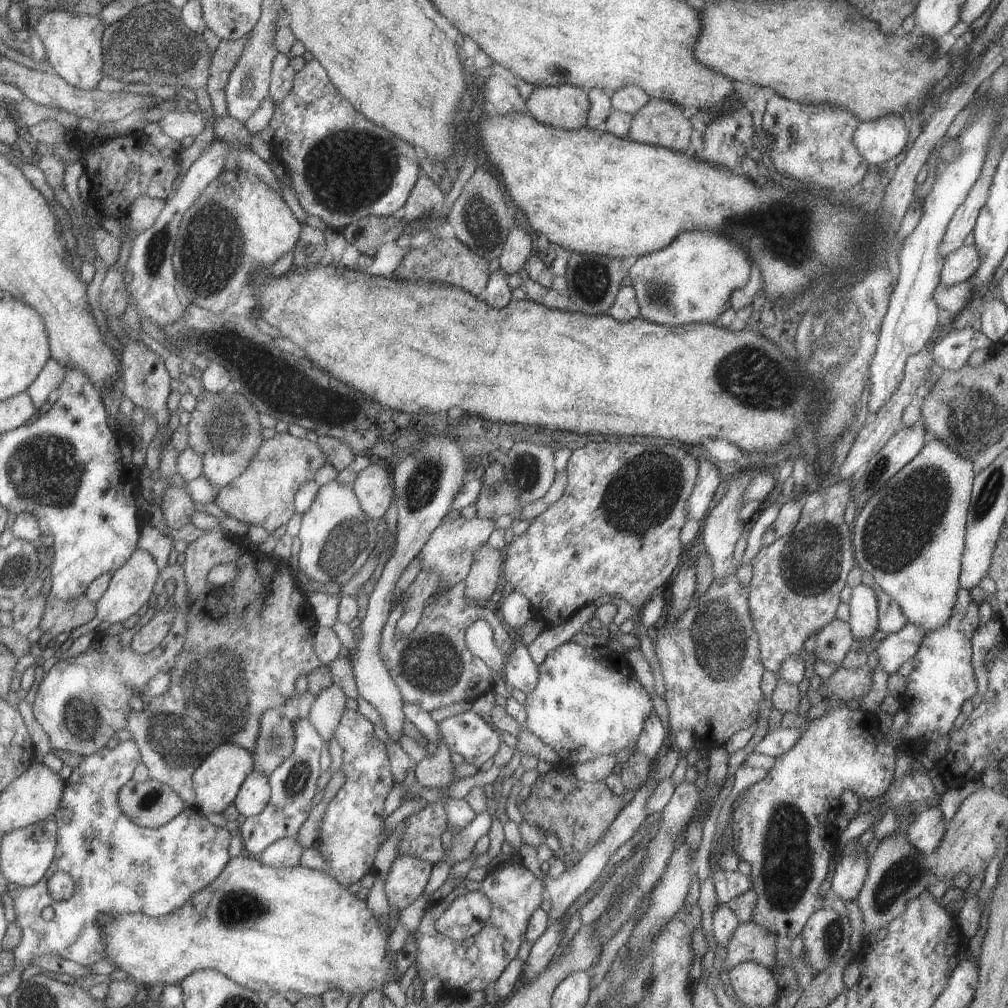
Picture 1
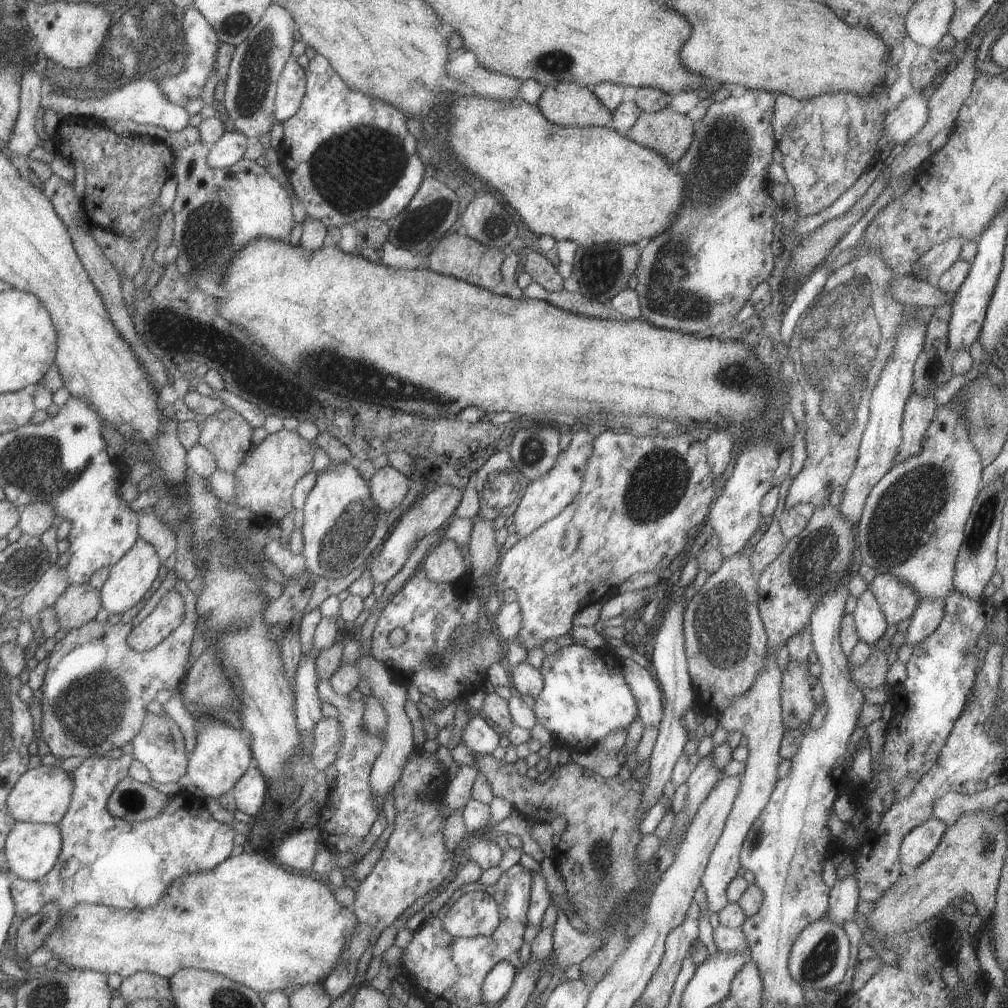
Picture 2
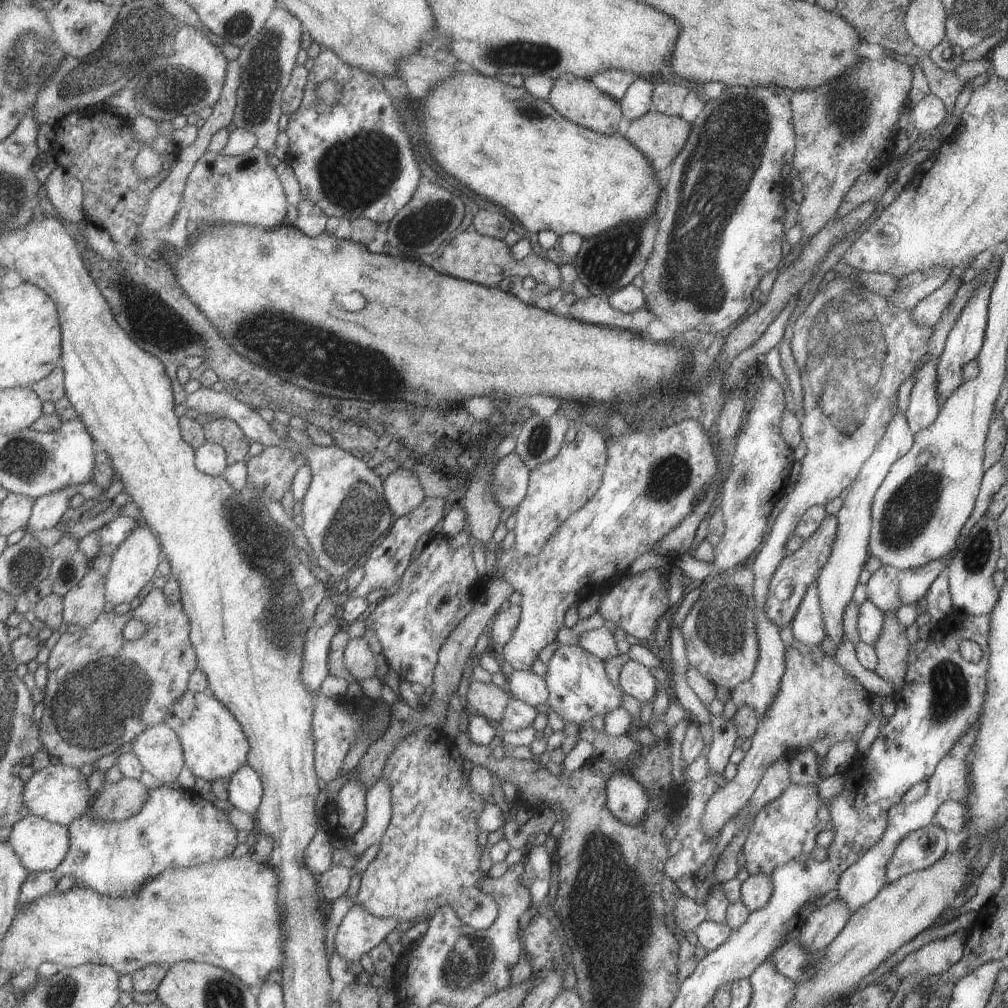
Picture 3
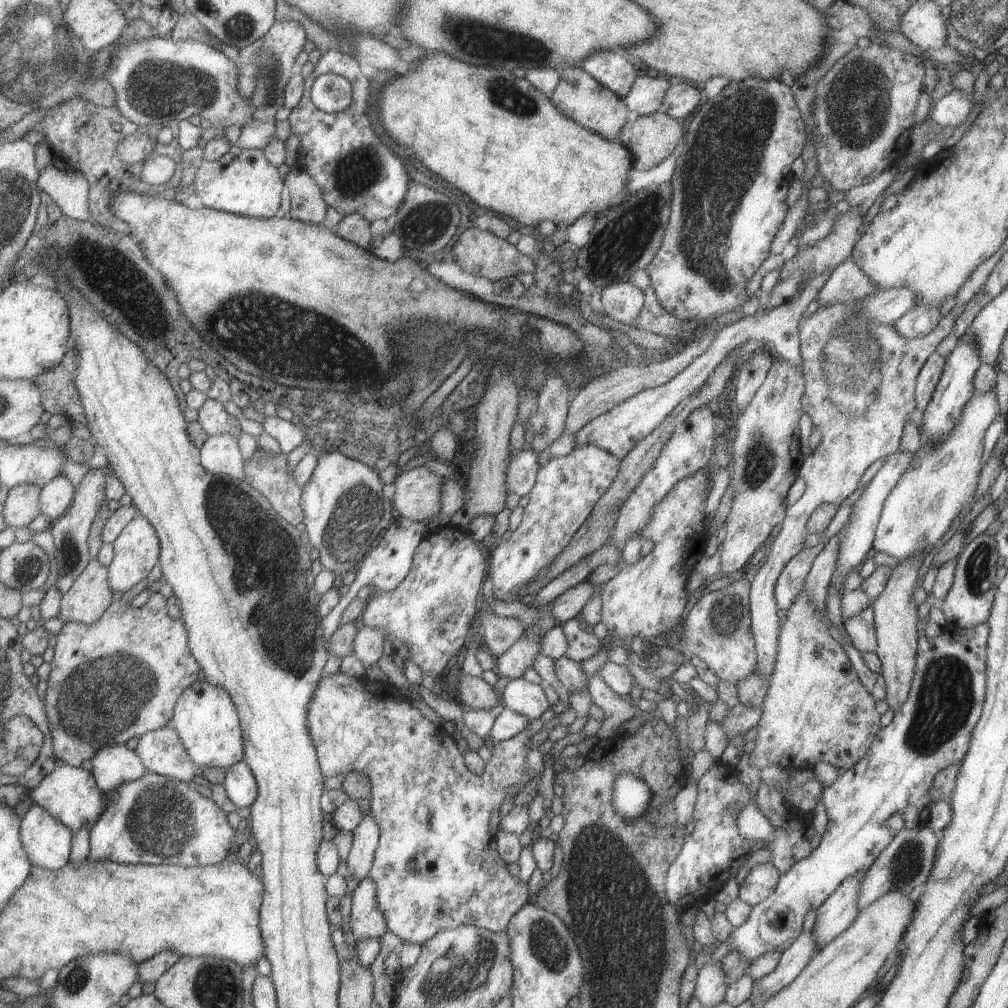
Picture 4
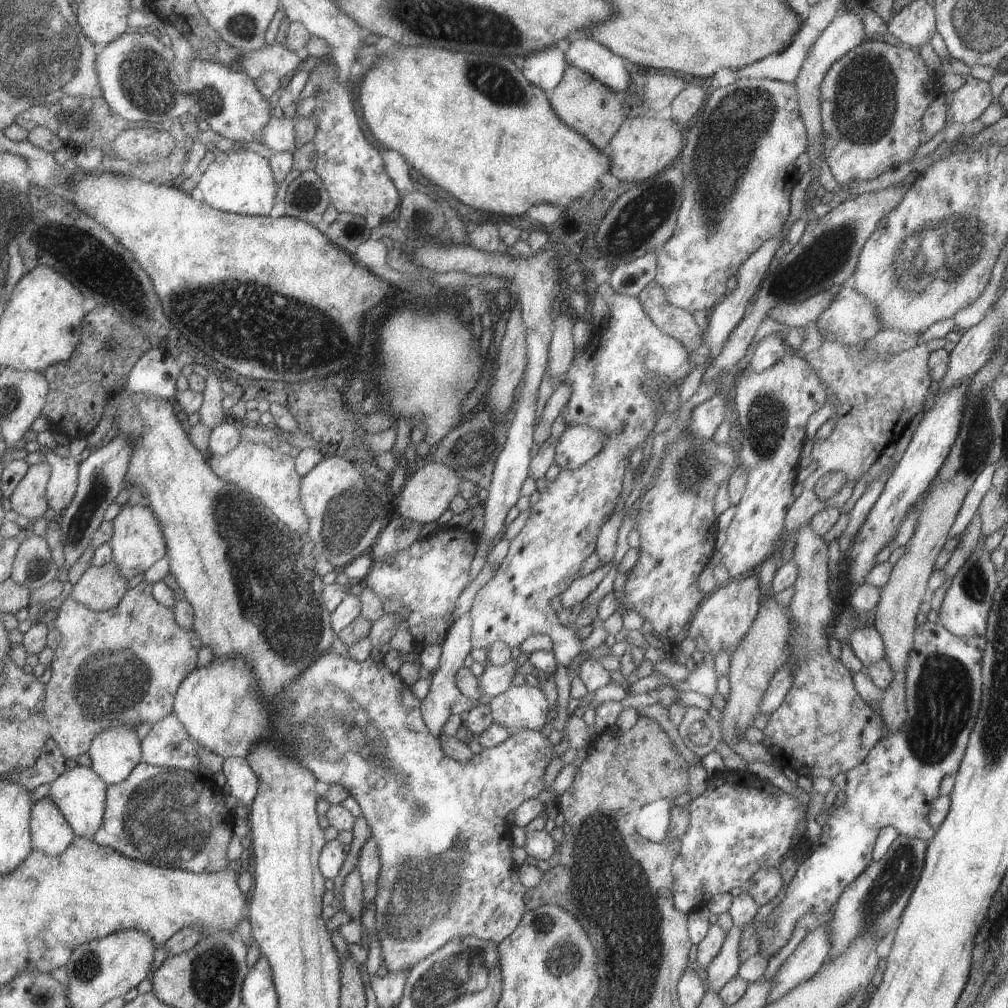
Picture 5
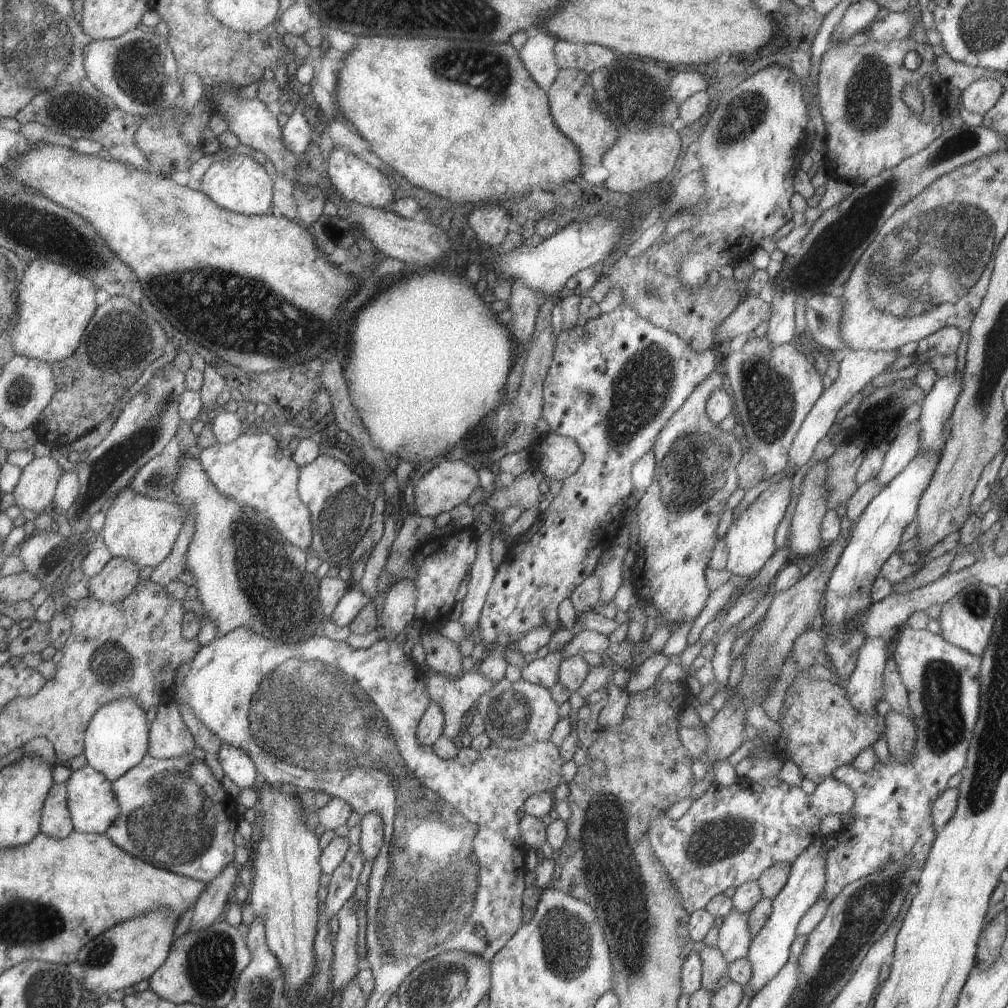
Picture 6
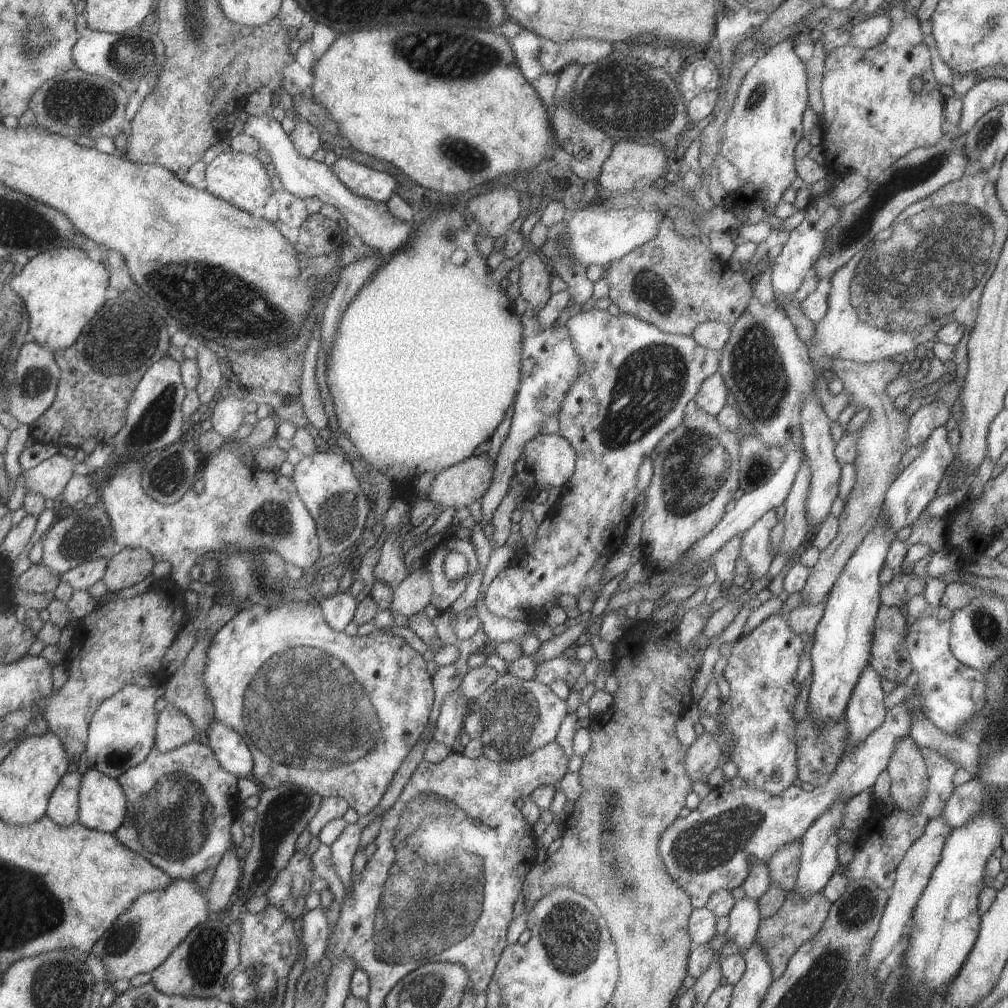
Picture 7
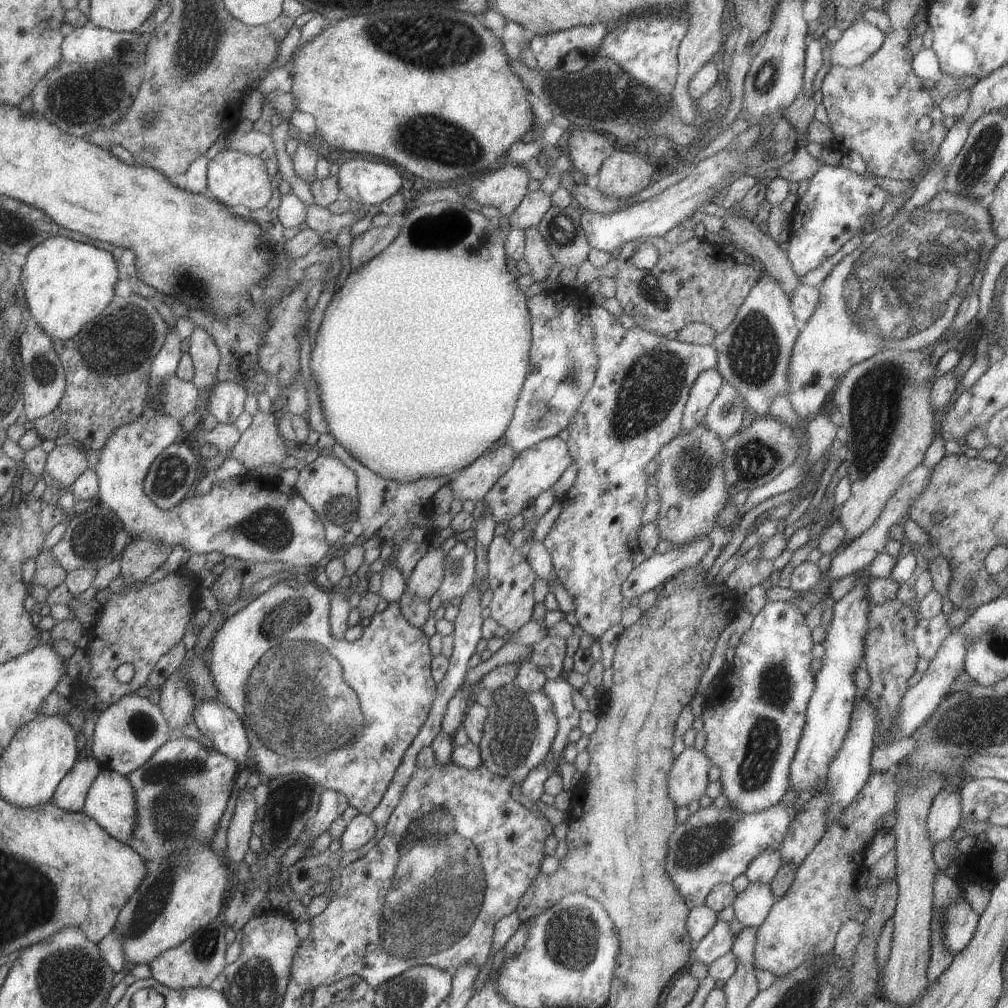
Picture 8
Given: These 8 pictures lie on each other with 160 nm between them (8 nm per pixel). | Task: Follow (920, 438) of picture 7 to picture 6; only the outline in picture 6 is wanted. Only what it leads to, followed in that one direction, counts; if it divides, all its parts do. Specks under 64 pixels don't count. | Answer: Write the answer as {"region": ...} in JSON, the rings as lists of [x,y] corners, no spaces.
{"region":[[[918,420],[903,424],[889,442],[889,450],[885,452],[881,470],[875,476],[879,488],[889,483],[905,466],[919,449],[920,424]]]}

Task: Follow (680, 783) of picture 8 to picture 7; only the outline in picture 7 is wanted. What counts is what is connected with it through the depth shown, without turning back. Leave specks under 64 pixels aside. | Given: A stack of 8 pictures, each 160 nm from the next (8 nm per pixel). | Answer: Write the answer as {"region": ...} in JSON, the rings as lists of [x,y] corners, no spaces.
{"region":[[[703,732],[686,748],[684,771],[691,782],[706,782],[707,776],[722,761],[722,752],[715,735]]]}

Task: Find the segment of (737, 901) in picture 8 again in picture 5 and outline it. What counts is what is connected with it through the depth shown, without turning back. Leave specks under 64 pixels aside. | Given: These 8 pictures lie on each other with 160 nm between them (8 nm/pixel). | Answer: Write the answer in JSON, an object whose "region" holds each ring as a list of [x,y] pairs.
{"region":[[[732,926],[721,949],[707,966],[705,966],[706,982],[703,984],[707,992],[719,992],[731,978],[737,975],[739,967],[739,940],[741,928]]]}

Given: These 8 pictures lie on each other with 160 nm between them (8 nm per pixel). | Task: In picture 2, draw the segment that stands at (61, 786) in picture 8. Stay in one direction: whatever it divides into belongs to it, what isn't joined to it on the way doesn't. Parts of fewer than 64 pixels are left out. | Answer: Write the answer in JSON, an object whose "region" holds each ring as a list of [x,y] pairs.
{"region":[[[15,822],[4,841],[5,868],[21,880],[35,881],[51,870],[61,851],[59,828],[50,823]]]}

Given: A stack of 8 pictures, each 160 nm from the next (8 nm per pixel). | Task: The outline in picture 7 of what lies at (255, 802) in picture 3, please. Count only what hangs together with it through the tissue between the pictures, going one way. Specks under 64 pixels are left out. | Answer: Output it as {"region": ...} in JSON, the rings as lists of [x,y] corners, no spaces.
{"region":[[[213,718],[204,733],[214,758],[227,772],[234,774],[238,779],[251,775],[252,756],[236,730]]]}

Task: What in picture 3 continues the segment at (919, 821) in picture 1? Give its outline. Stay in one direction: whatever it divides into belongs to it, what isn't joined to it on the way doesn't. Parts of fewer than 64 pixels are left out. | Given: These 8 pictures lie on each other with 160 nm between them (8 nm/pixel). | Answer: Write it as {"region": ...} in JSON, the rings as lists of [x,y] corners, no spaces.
{"region":[[[931,823],[903,836],[885,866],[885,884],[932,866],[945,854],[946,844],[945,830]]]}

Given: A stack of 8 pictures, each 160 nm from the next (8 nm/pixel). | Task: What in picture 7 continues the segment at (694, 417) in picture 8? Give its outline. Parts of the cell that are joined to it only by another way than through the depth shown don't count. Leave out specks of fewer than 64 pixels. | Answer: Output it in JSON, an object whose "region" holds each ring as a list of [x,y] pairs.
{"region":[[[715,371],[703,380],[692,400],[699,410],[715,416],[729,398],[730,395],[722,376],[718,371]]]}

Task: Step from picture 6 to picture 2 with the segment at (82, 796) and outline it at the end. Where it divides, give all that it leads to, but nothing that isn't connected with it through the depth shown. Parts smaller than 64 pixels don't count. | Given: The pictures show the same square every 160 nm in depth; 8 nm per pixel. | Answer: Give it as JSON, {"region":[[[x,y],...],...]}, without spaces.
{"region":[[[40,765],[37,768],[27,770],[15,782],[15,785],[7,794],[7,798],[5,798],[5,806],[7,806],[9,816],[17,822],[57,825],[59,820],[63,818],[63,814],[67,812],[71,801],[71,790],[73,790],[73,782],[60,767]]]}

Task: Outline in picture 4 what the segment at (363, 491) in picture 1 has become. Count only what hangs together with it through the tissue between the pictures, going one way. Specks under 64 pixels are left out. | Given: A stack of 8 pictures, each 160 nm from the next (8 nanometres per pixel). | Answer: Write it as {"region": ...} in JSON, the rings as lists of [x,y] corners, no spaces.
{"region":[[[425,466],[397,474],[391,498],[394,514],[414,521],[437,520],[440,514],[442,477]]]}

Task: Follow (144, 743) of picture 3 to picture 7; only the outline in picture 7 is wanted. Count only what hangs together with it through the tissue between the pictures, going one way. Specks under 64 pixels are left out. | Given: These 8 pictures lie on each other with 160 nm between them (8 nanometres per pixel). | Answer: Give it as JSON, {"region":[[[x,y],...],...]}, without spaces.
{"region":[[[167,704],[158,712],[154,746],[158,751],[168,751],[191,741],[196,732],[186,714]]]}

